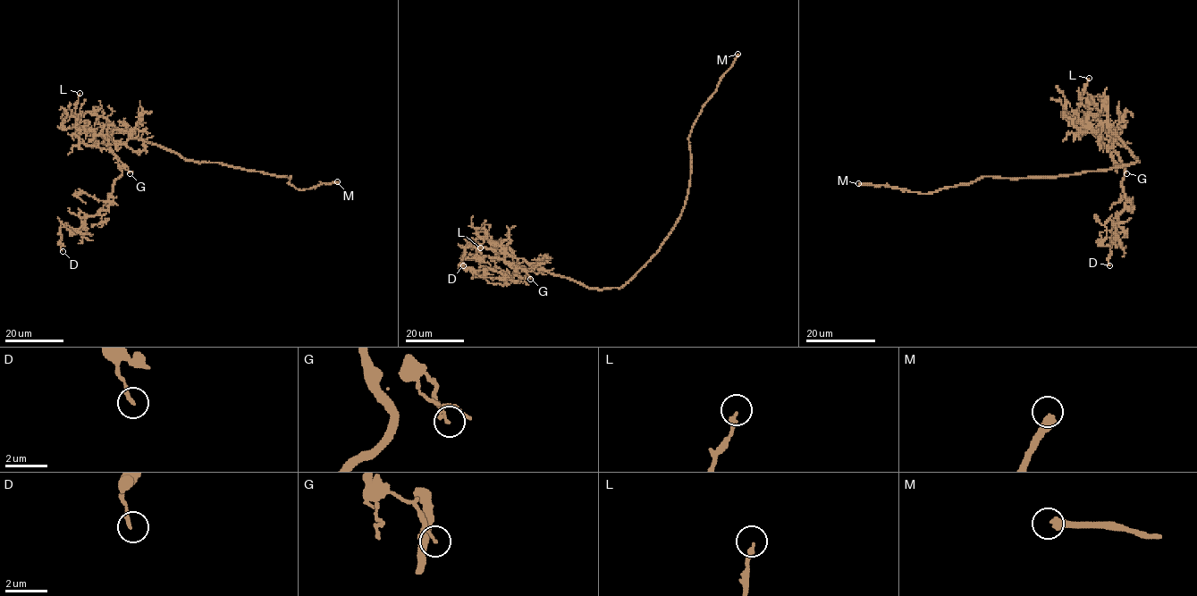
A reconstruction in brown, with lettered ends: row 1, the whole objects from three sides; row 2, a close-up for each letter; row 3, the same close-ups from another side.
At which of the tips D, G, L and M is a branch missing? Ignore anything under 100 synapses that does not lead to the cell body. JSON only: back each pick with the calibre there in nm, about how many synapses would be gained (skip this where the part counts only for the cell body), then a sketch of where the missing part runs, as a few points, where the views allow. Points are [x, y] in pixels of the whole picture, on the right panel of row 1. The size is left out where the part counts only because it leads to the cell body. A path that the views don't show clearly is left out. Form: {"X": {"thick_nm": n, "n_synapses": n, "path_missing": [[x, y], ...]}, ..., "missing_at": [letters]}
{"M": {"thick_nm": 400}, "missing_at": ["M"]}

